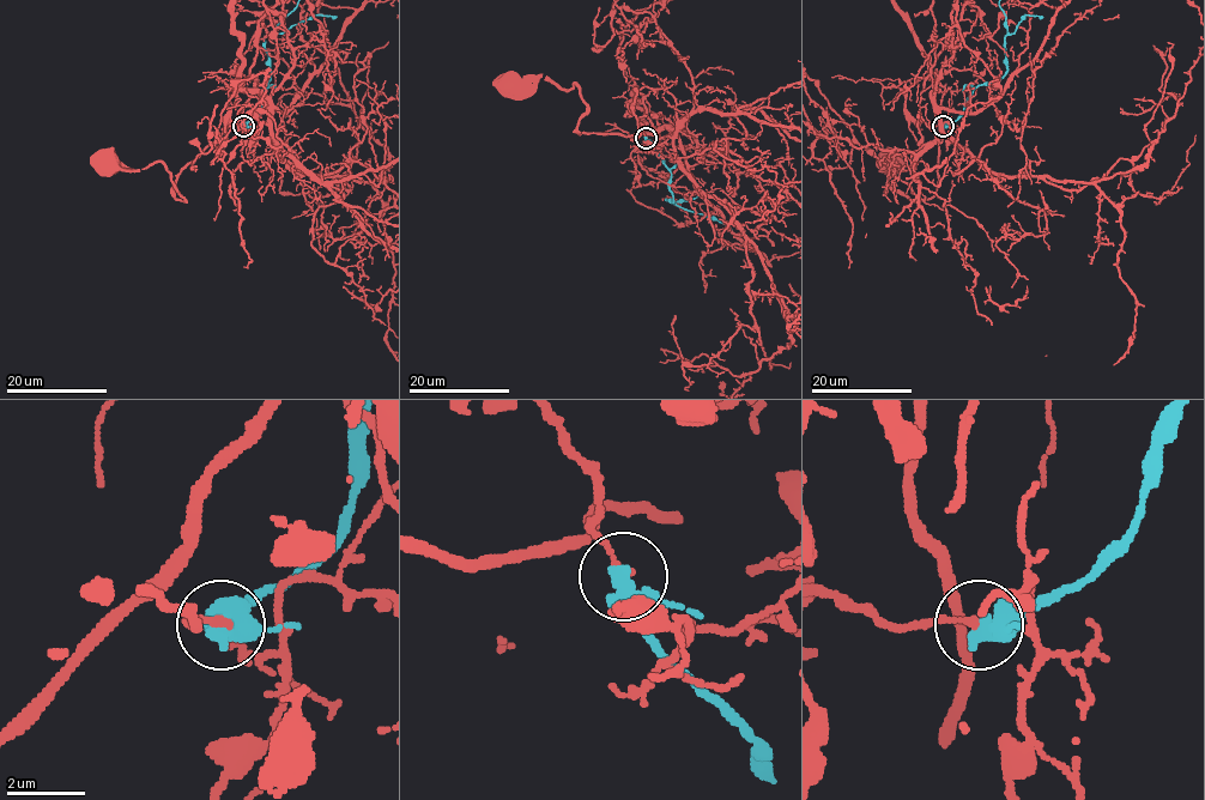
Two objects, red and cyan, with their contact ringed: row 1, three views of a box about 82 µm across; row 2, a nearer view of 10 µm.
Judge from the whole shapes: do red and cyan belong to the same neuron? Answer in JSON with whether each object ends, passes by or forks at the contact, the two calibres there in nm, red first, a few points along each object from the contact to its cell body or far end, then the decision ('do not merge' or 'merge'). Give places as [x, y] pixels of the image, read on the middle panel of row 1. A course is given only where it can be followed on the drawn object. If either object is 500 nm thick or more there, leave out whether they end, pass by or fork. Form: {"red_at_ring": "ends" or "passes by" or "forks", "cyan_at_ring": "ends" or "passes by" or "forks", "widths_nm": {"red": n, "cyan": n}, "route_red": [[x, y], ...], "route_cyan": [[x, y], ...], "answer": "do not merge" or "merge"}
{"widths_nm": {"red": 200, "cyan": 650}, "route_red": [[646, 138], [623, 96], [634, 80], [657, 139], [579, 133], [587, 104], [574, 83], [508, 88]], "answer": "do not merge"}

